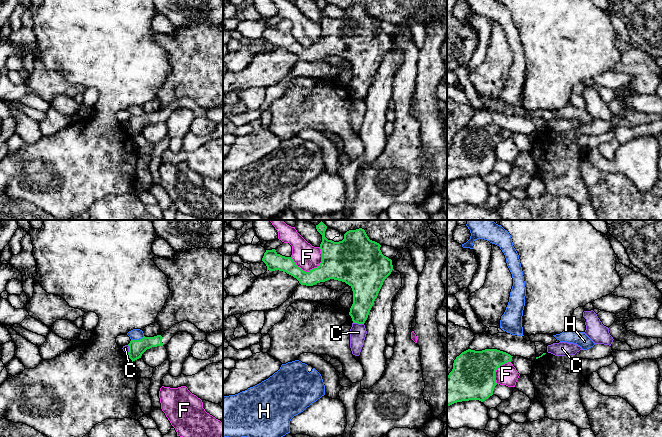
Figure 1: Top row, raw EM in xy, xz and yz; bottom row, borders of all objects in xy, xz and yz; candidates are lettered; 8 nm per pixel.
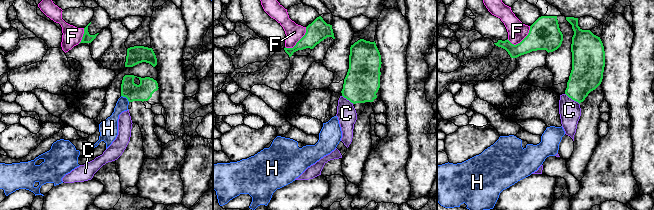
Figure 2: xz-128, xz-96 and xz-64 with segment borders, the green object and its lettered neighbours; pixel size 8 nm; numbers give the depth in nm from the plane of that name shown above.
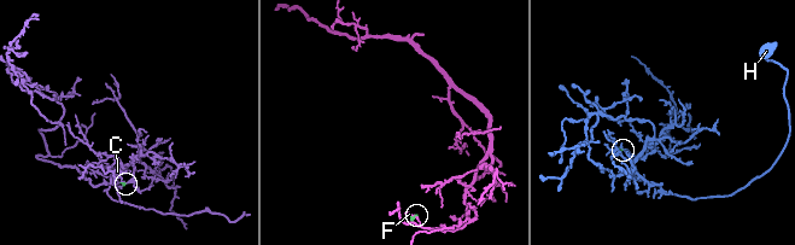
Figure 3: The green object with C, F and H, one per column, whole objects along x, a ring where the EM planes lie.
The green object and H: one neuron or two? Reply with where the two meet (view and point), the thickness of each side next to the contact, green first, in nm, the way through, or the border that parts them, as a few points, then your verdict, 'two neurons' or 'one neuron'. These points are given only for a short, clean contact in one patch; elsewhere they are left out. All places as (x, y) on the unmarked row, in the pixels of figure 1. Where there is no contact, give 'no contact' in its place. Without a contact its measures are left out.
meets green in xy at (137, 116); 130 nm thick on the green side, 100 nm on the other; border along xy (144, 112), (131, 116); two neurons

